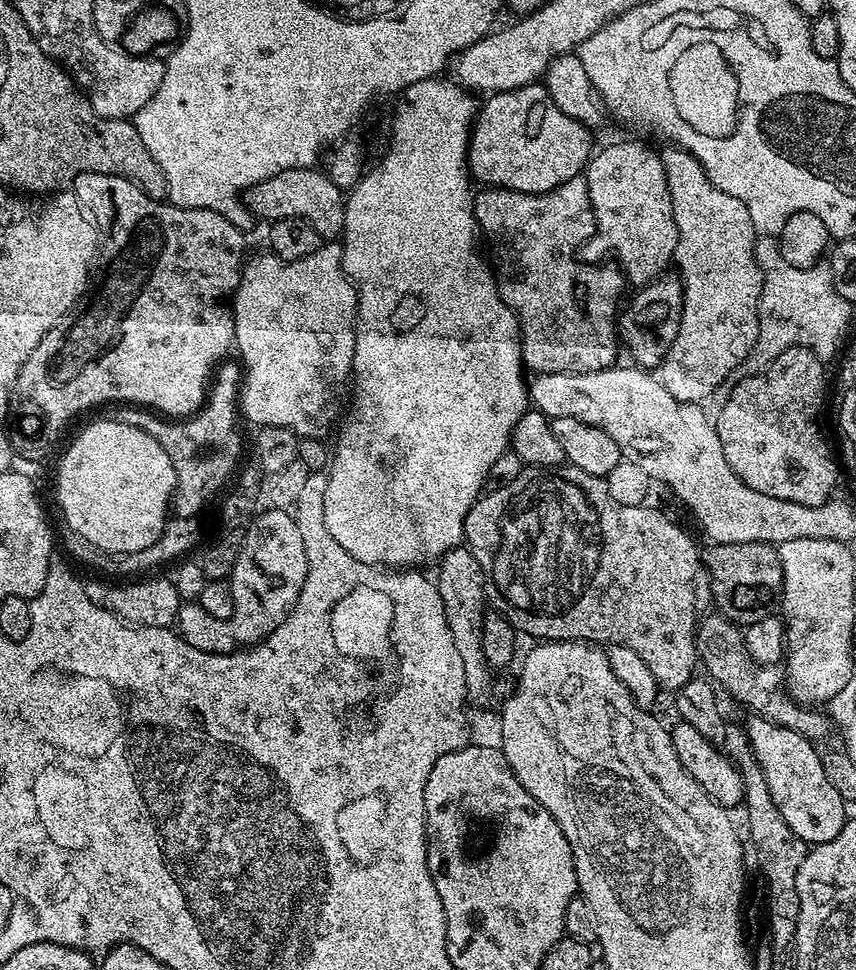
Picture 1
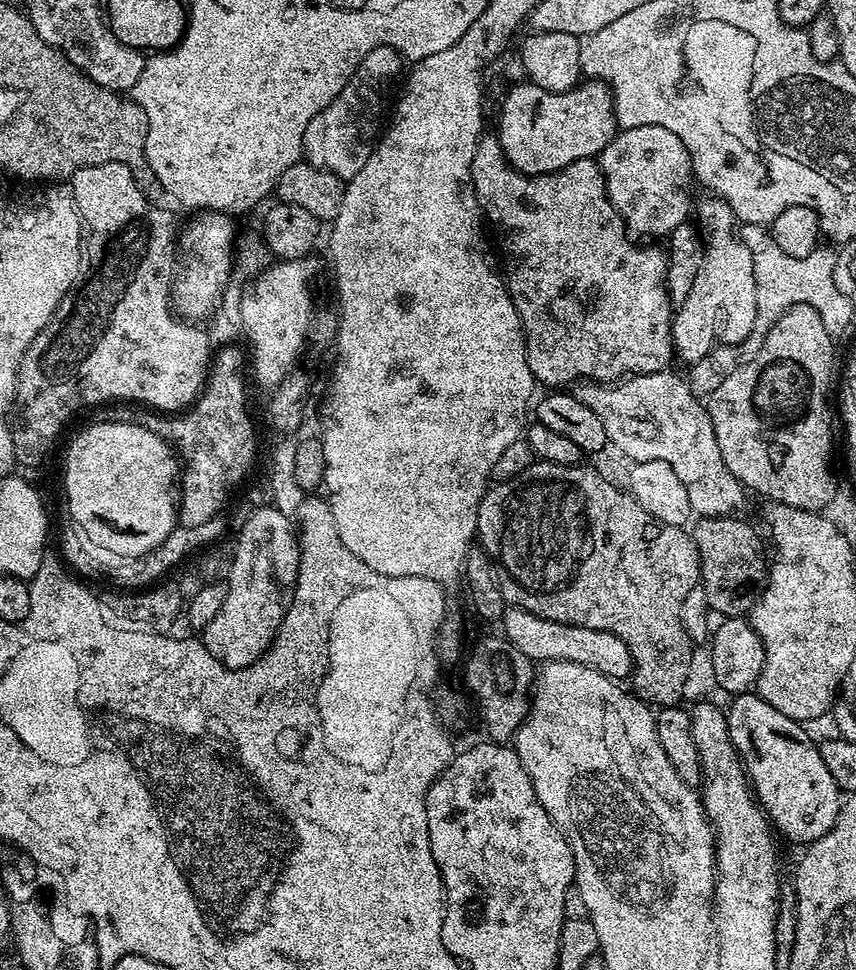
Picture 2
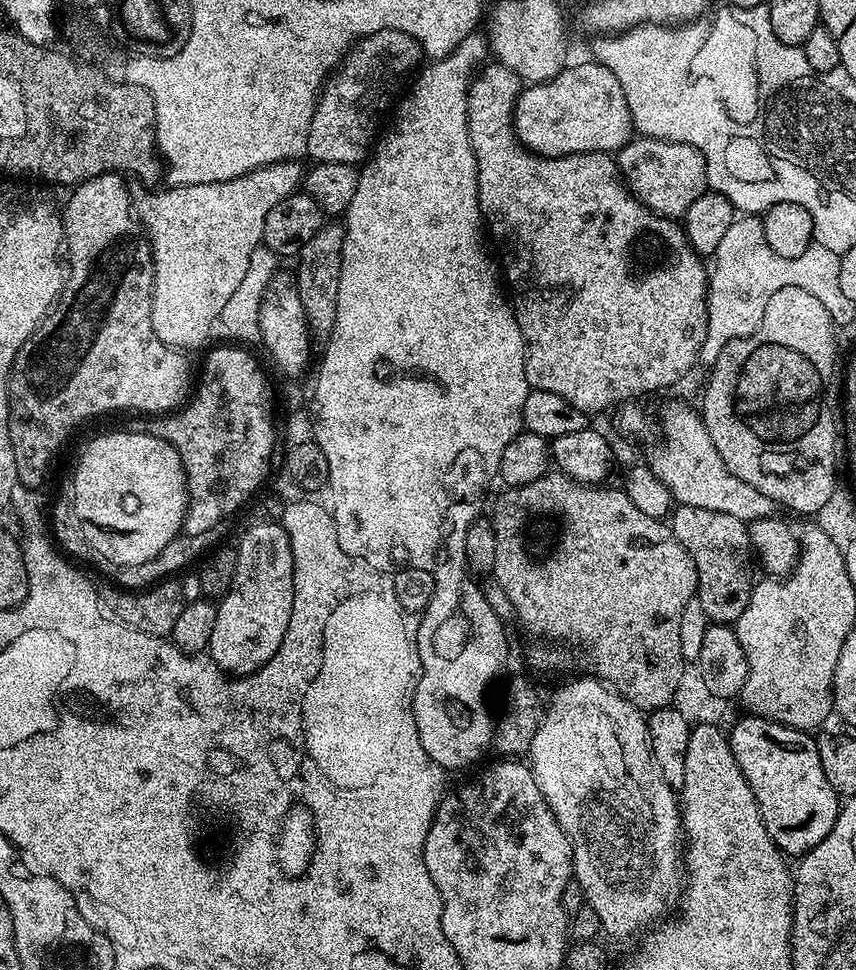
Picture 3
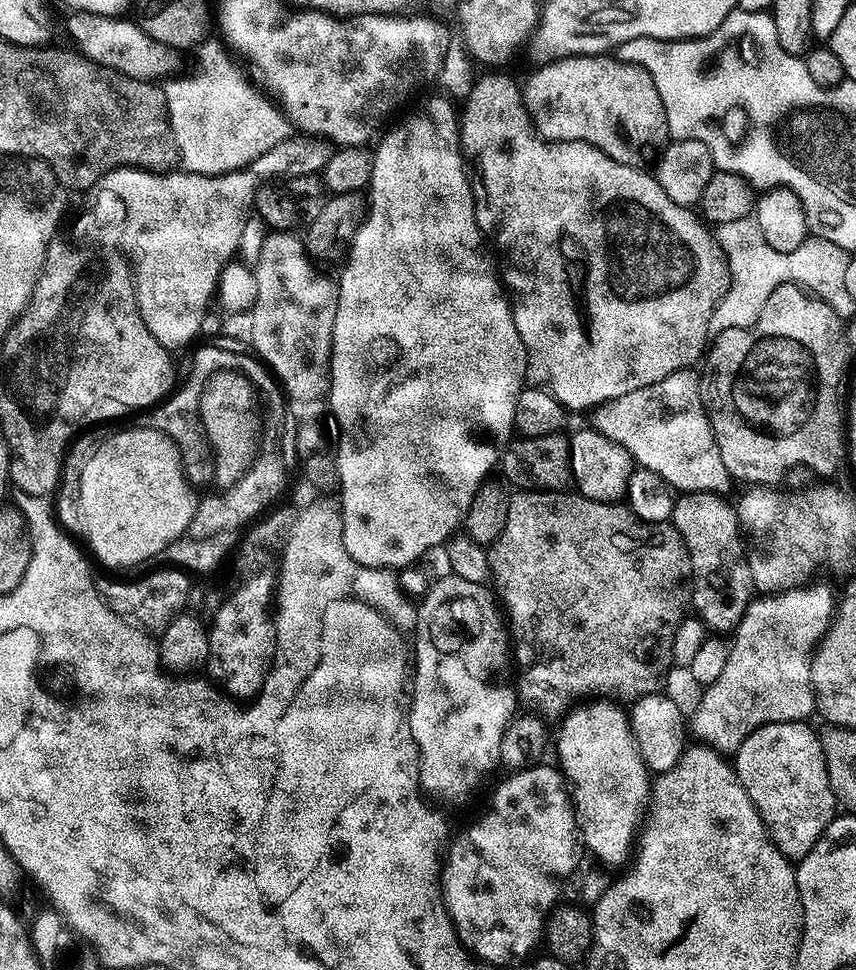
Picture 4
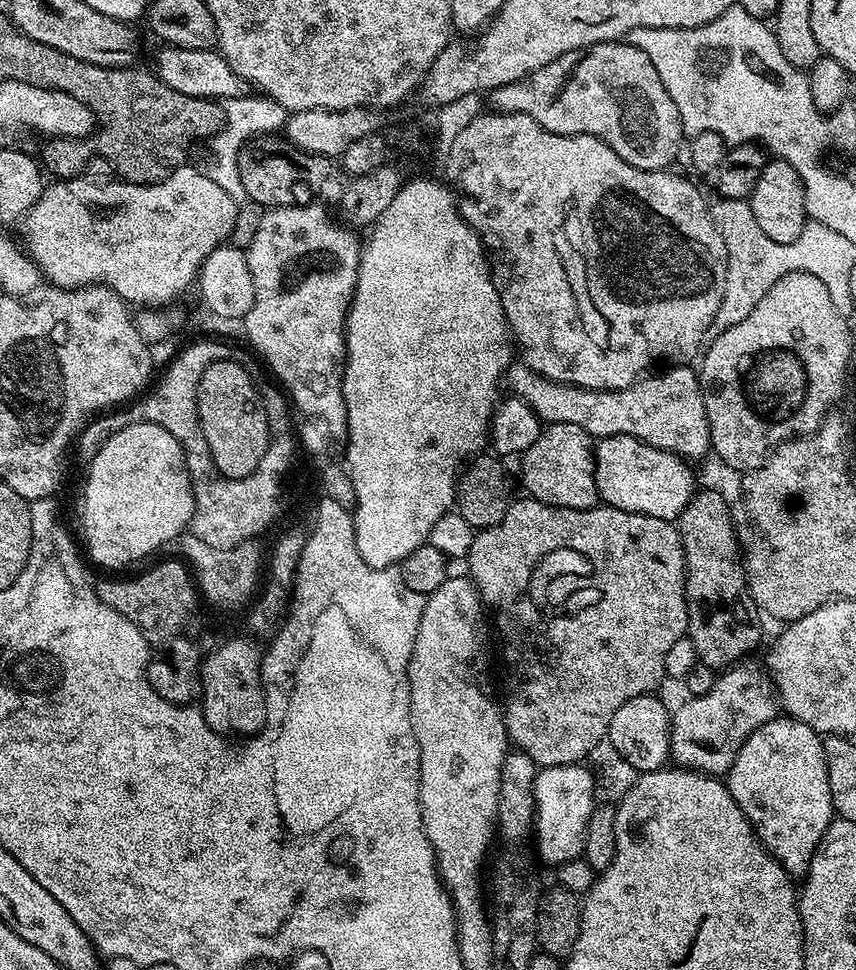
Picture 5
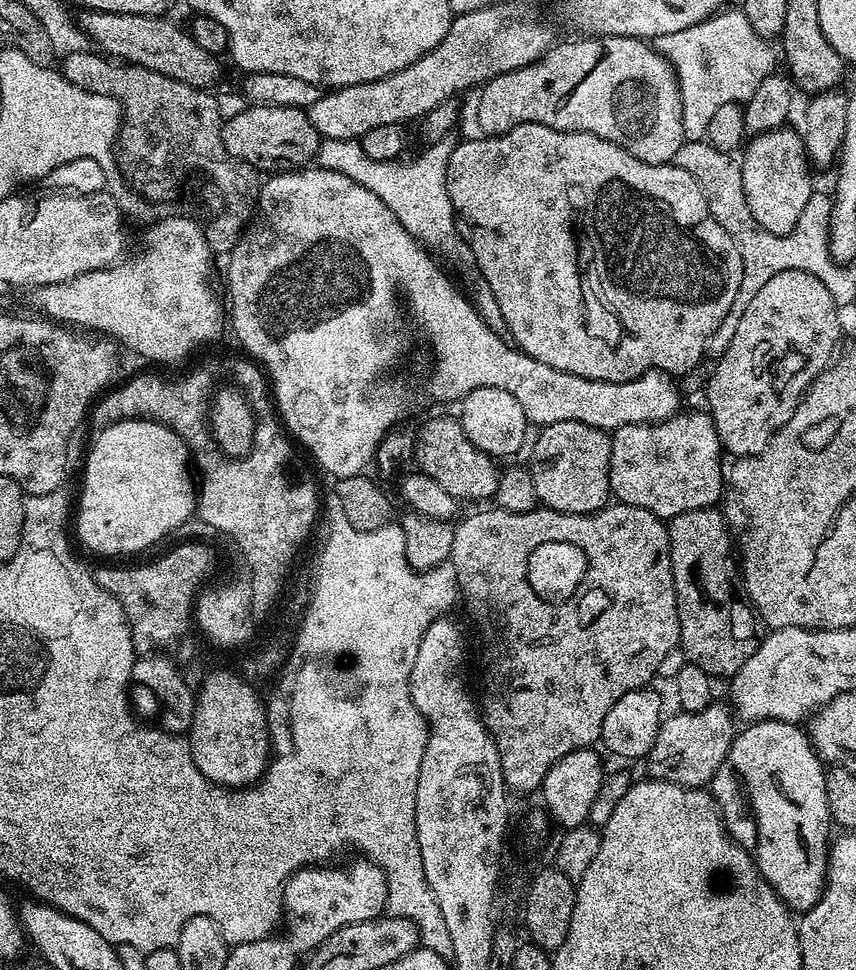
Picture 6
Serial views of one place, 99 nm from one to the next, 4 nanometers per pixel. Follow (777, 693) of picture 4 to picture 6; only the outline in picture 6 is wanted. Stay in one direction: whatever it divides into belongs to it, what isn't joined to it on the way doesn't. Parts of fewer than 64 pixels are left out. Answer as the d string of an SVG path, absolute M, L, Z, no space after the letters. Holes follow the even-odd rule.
M713 702L708 705L706 710L702 710L701 712L681 712L677 711L675 713L676 716L672 716L663 721L661 723L660 729L658 730L658 734L654 738L654 746L650 746L650 750L648 751L646 757L646 763L648 763L648 772L647 775L651 777L653 780L668 780L672 784L680 784L684 788L704 788L705 786L711 785L712 783L712 776L718 770L718 766L724 761L726 758L726 754L730 750L730 746L732 745L732 741L734 739L734 731L732 732L732 720L733 717L730 715L728 717L728 712L726 709L723 708L719 702Z

